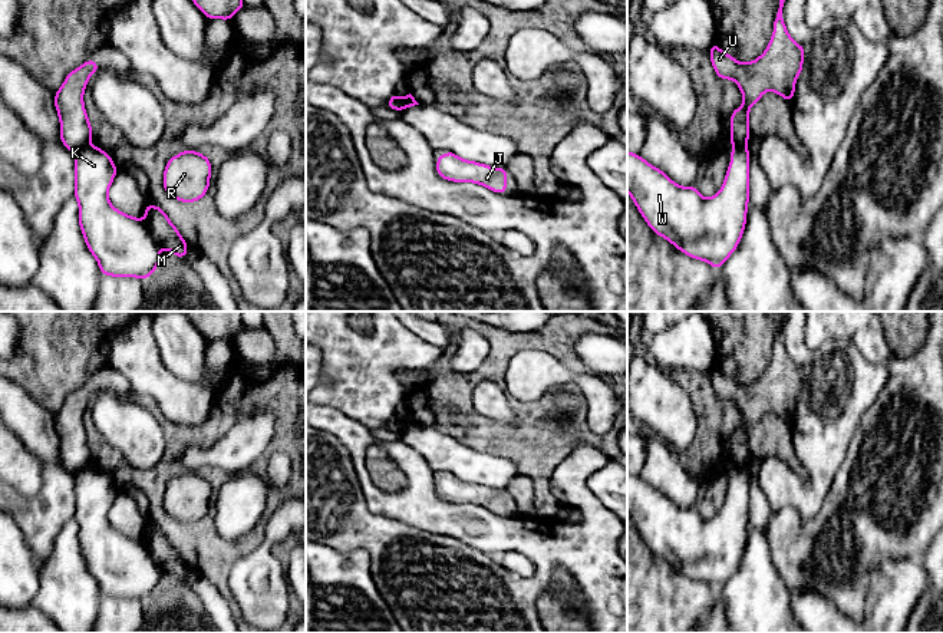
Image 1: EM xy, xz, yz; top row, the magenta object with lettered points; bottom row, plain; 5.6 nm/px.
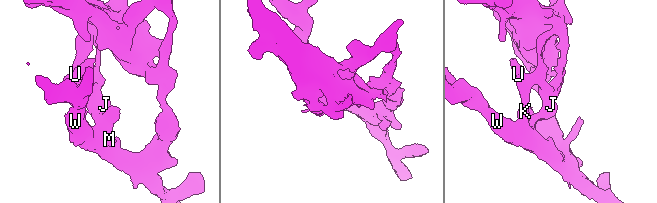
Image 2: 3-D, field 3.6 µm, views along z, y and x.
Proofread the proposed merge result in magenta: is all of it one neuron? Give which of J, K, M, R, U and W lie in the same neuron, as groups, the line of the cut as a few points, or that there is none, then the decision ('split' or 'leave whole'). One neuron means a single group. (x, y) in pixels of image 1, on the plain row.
J M R U / K W | xy (144, 544), (160, 567) | split

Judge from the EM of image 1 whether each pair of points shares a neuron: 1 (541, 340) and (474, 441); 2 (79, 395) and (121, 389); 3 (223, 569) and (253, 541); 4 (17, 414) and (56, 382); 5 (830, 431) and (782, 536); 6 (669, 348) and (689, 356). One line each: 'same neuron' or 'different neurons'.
1: same neuron
2: same neuron
3: same neuron
4: different neurons
5: same neuron
6: same neuron

